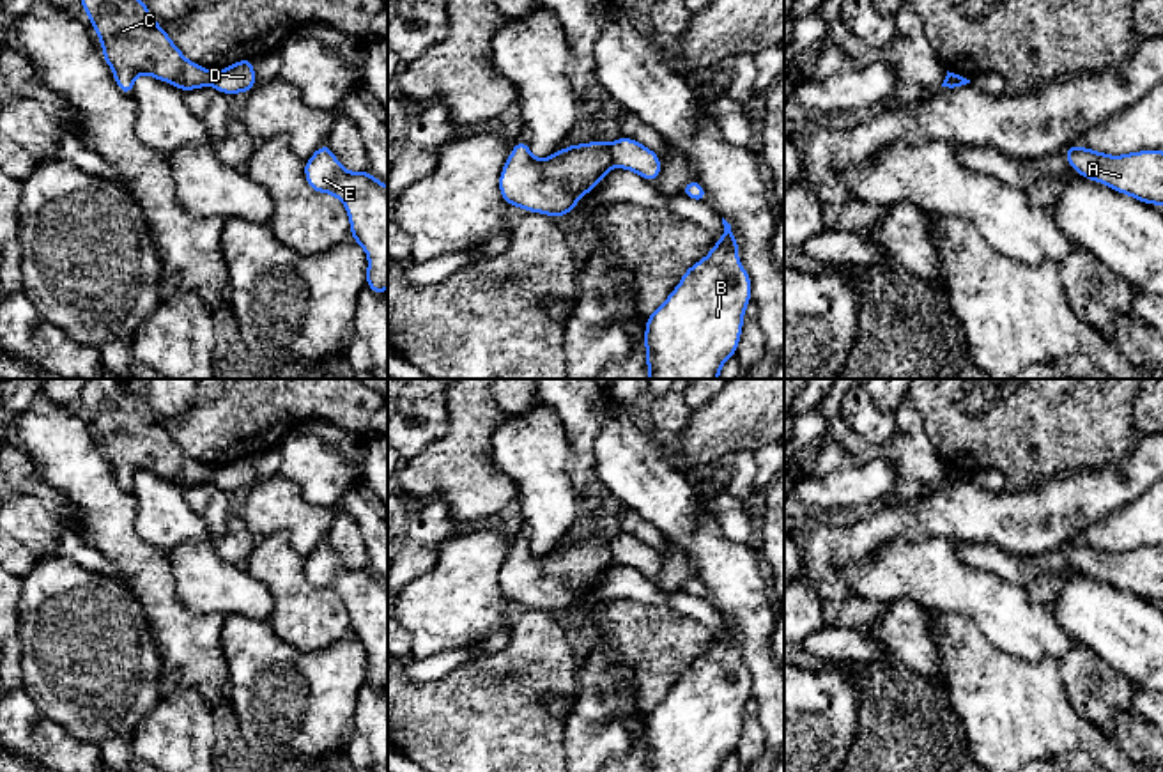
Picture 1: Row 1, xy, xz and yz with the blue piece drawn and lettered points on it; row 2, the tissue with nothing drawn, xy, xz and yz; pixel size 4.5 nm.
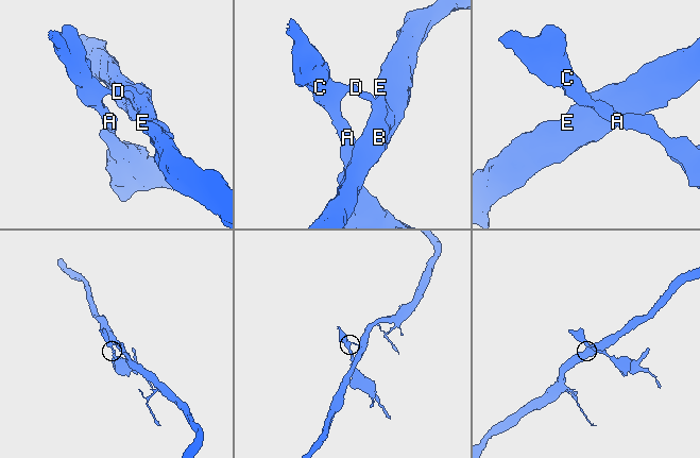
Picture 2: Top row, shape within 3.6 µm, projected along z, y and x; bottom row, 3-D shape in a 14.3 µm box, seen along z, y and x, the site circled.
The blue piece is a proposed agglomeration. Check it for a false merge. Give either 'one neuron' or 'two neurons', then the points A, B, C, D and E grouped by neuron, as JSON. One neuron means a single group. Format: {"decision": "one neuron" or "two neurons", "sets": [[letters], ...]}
{"decision": "two neurons", "sets": [["A", "C"], ["B", "D", "E"]]}

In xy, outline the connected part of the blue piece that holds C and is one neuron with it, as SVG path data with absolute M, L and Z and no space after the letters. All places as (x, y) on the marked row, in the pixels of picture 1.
M80 0L80 4L94 25L103 46L101 55L112 67L115 83L122 94L133 94L138 74L149 74L182 92L212 85L216 73L189 62L182 55L163 27L152 19L145 0Z

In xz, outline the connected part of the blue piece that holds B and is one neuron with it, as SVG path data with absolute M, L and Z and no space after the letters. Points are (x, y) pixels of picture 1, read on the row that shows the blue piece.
M722 218L724 234L710 253L692 264L667 299L646 319L648 379L719 379L740 344L743 310L751 305L751 278L738 260L738 243Z

